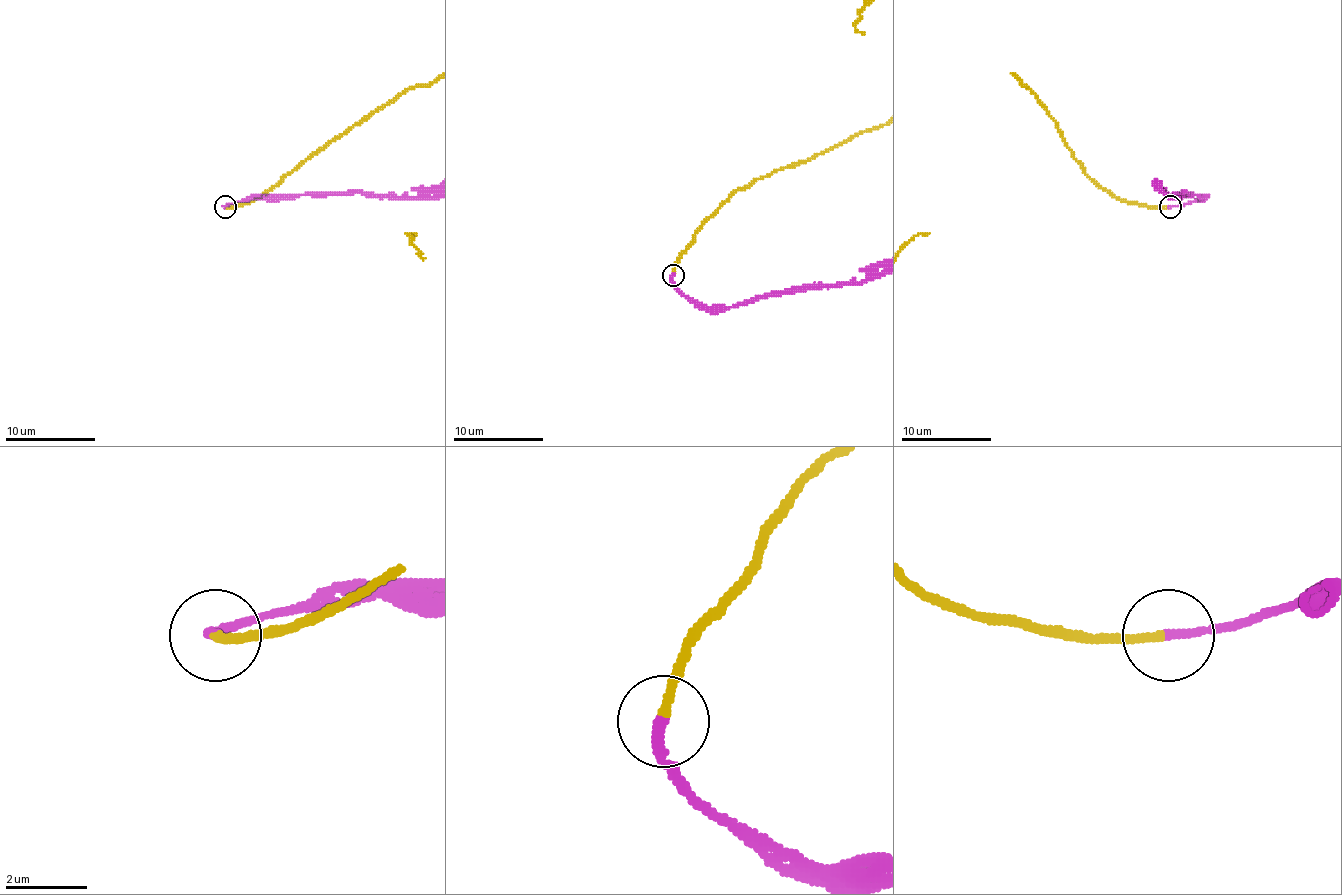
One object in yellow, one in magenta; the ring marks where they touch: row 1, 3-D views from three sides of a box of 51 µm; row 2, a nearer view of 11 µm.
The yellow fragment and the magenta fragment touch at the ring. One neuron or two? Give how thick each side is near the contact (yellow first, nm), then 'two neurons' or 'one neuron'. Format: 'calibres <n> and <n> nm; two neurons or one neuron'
calibres 220 and 240 nm; one neuron

